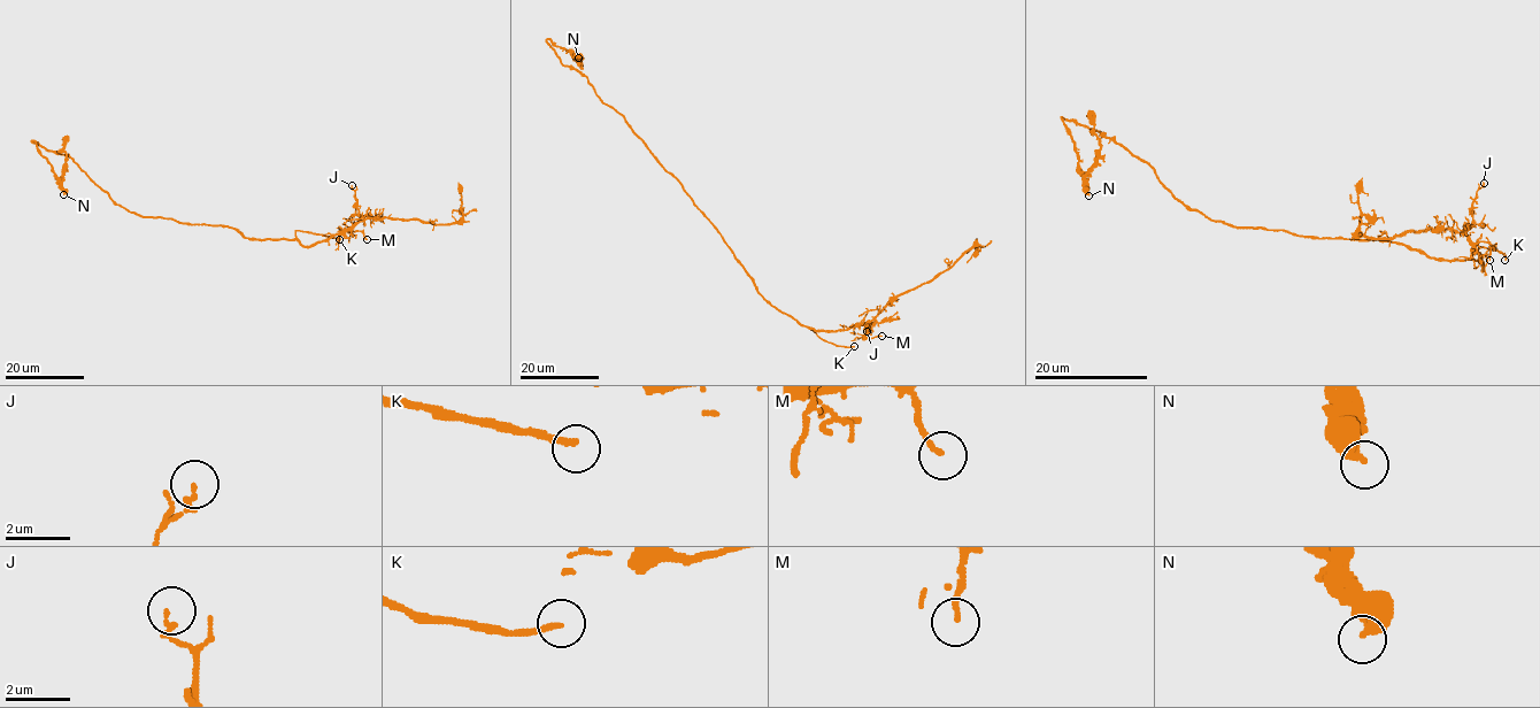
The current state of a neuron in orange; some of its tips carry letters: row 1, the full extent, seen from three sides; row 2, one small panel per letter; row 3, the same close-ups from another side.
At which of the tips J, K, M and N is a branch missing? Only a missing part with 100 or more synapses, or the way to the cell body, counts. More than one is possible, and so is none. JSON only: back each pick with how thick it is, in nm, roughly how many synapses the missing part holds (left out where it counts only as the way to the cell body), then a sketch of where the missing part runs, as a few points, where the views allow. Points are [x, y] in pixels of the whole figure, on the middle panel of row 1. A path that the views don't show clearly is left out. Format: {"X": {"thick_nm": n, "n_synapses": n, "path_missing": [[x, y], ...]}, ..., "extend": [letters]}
{"K": {"thick_nm": 180, "path_missing": [[854, 346], [892, 346], [936, 325]]}, "extend": ["K"]}

